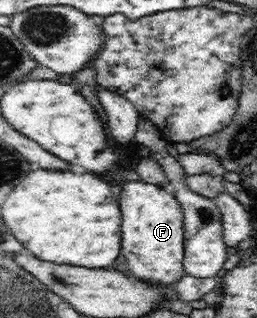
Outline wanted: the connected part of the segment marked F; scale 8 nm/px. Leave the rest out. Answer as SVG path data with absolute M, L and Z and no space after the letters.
M140 180L124 181L118 198L122 210L122 256L126 258L130 274L144 278L148 284L158 282L160 286L182 279L183 211L172 189Z

